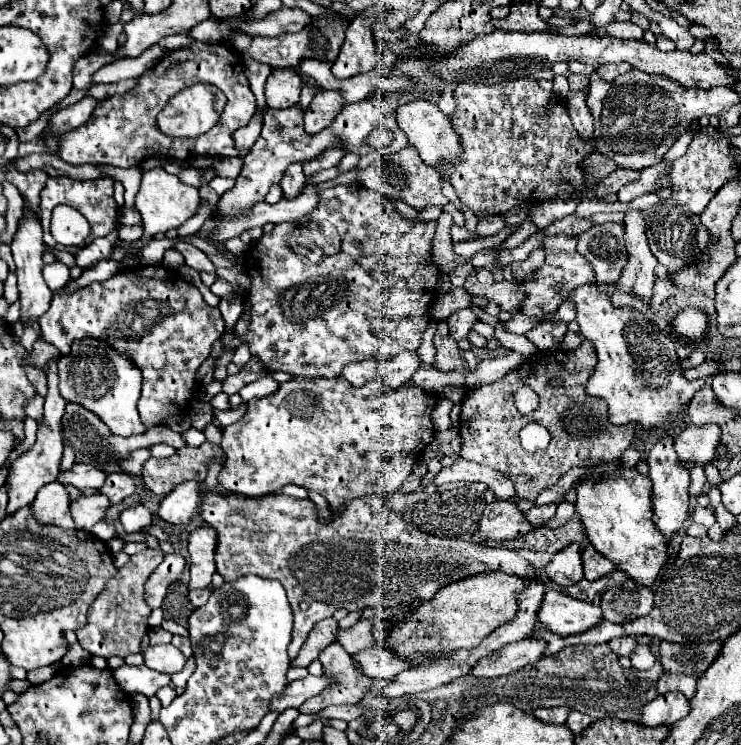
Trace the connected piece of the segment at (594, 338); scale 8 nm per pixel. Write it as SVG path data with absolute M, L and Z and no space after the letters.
M596 283L582 285L568 297L578 309L576 321L580 335L590 339L598 353L598 365L586 385L586 393L608 403L608 421L612 425L634 423L642 433L674 433L678 417L686 413L686 405L706 381L686 381L674 343L664 337L644 313L636 309L614 309L610 297L598 293L596 287Z

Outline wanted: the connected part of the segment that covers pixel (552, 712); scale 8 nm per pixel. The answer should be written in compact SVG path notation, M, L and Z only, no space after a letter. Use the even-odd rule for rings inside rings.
M552 707L552 709L534 709L532 711L534 717L538 717L544 723L556 723L556 725L564 725L566 717L568 717L568 709L566 707Z

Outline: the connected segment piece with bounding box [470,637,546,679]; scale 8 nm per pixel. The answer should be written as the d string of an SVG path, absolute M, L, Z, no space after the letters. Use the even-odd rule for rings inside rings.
M526 637L522 641L504 645L502 649L480 659L472 667L470 675L482 677L482 679L510 675L510 673L514 673L514 671L518 671L530 663L536 663L544 655L544 649L546 649L546 643L542 643L540 639Z

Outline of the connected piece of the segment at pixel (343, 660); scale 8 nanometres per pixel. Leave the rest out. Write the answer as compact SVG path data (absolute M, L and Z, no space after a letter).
M332 643L320 653L320 661L326 677L334 677L334 685L322 691L312 701L304 701L298 711L300 713L320 713L328 705L356 705L360 703L370 687L376 685L374 679L362 677L360 671L350 661L350 655L338 645Z

